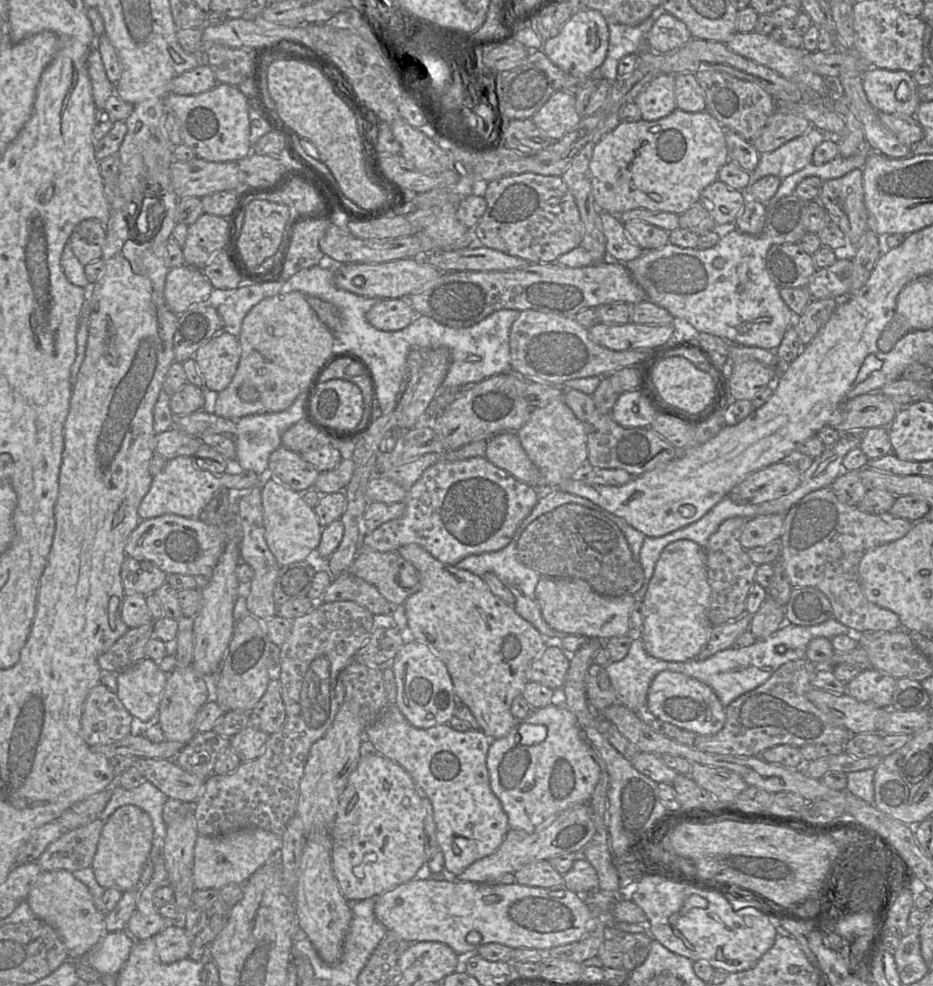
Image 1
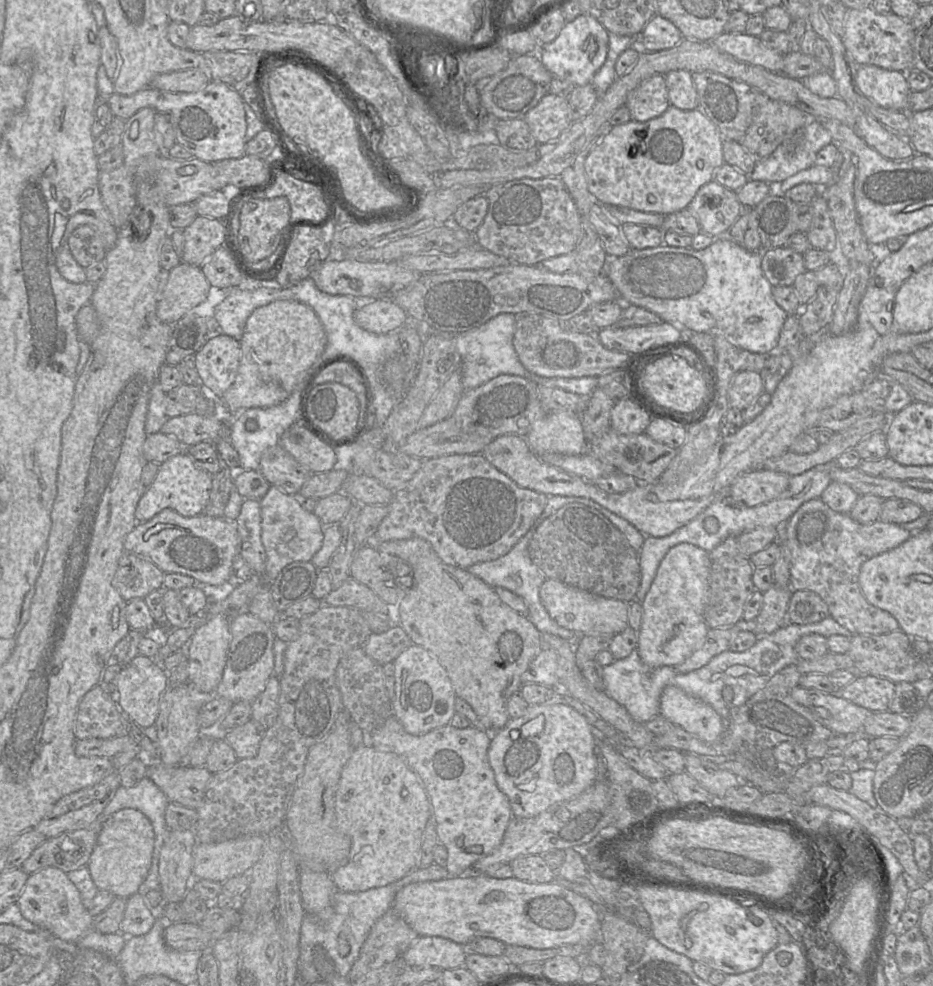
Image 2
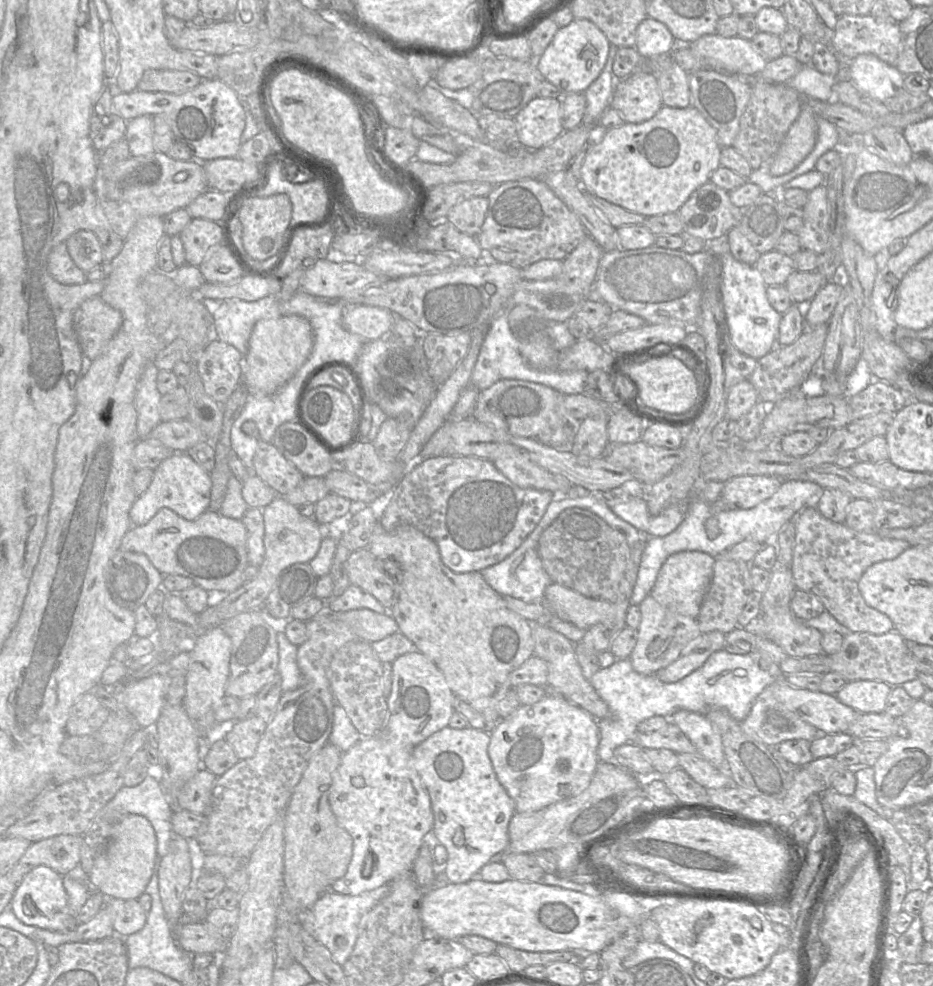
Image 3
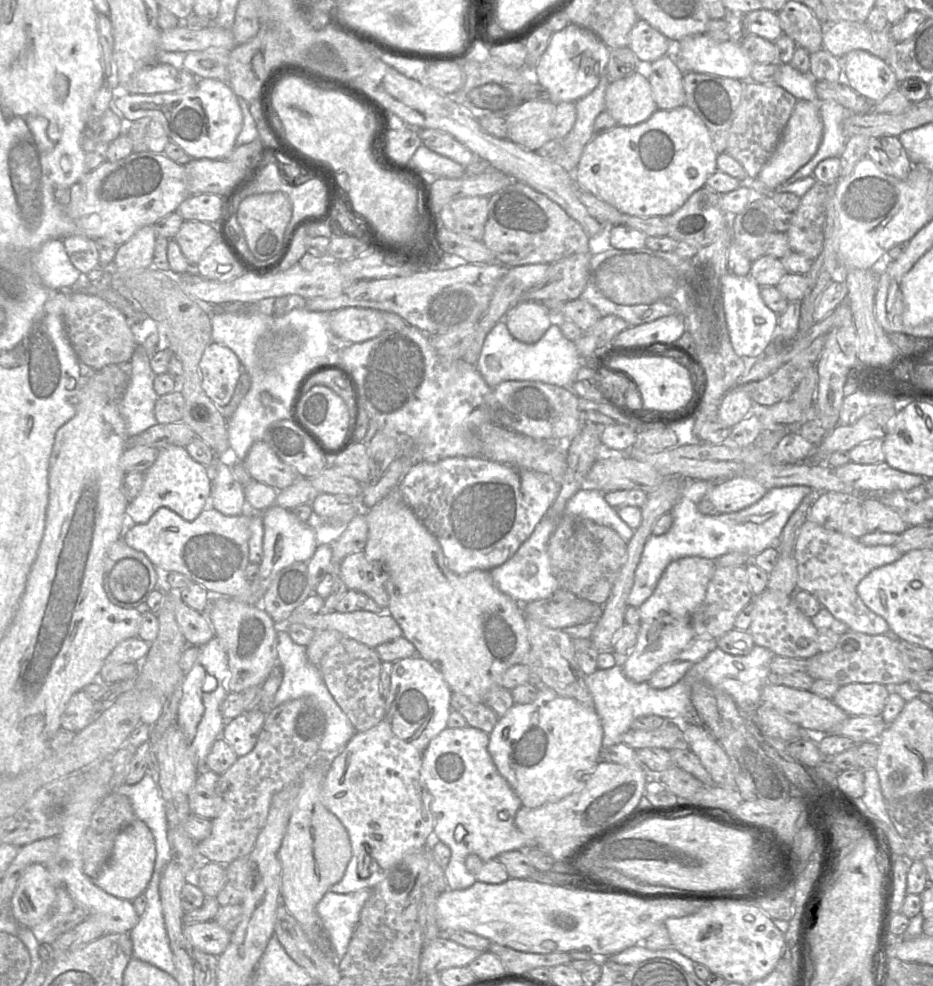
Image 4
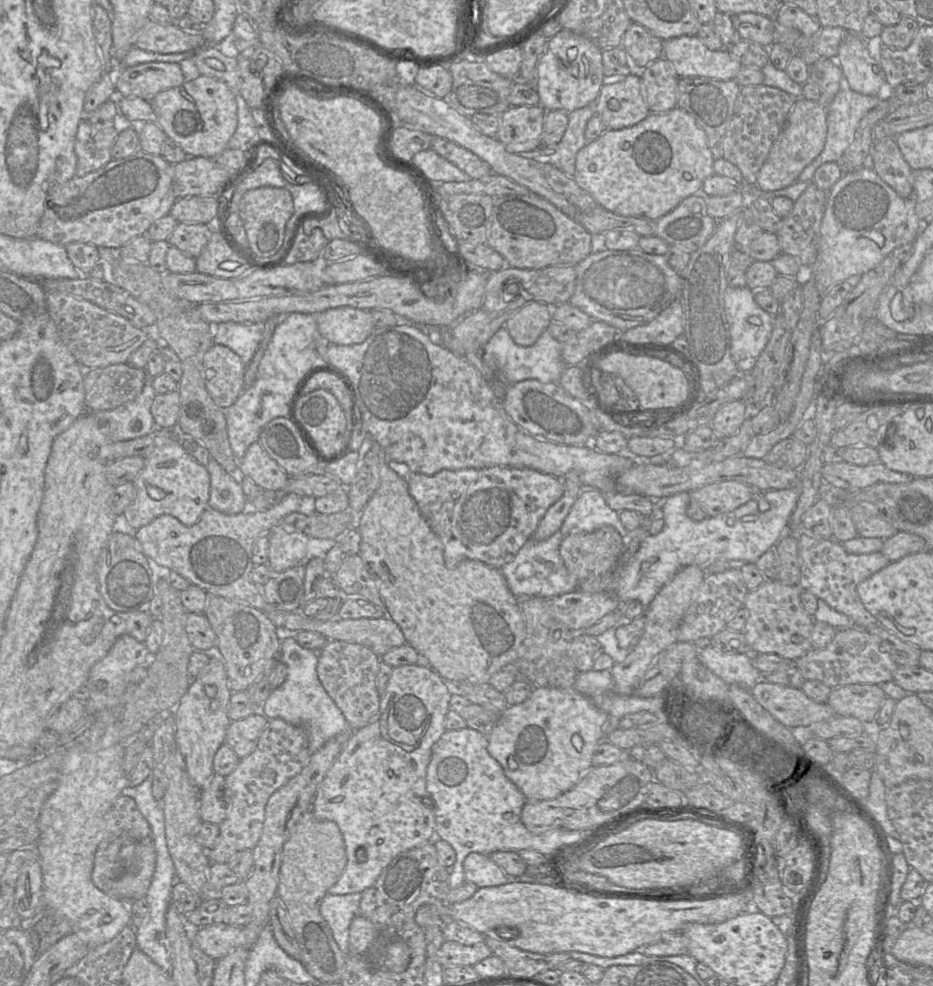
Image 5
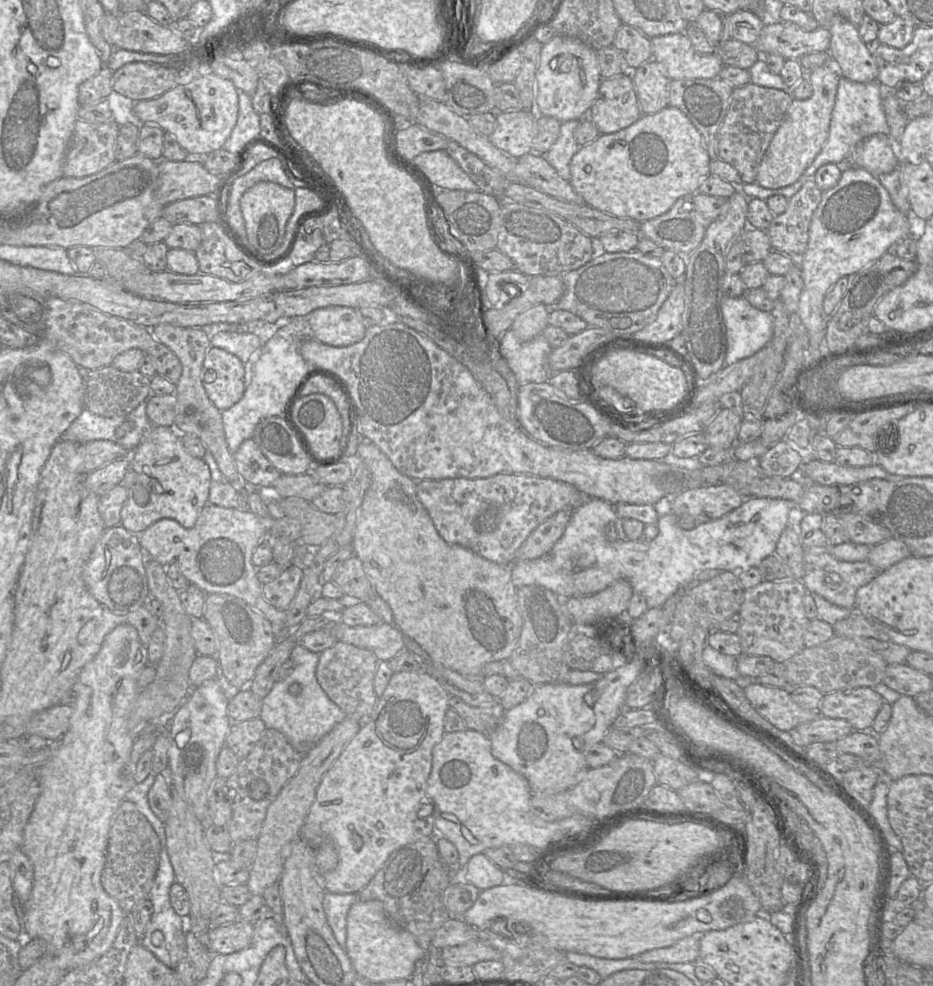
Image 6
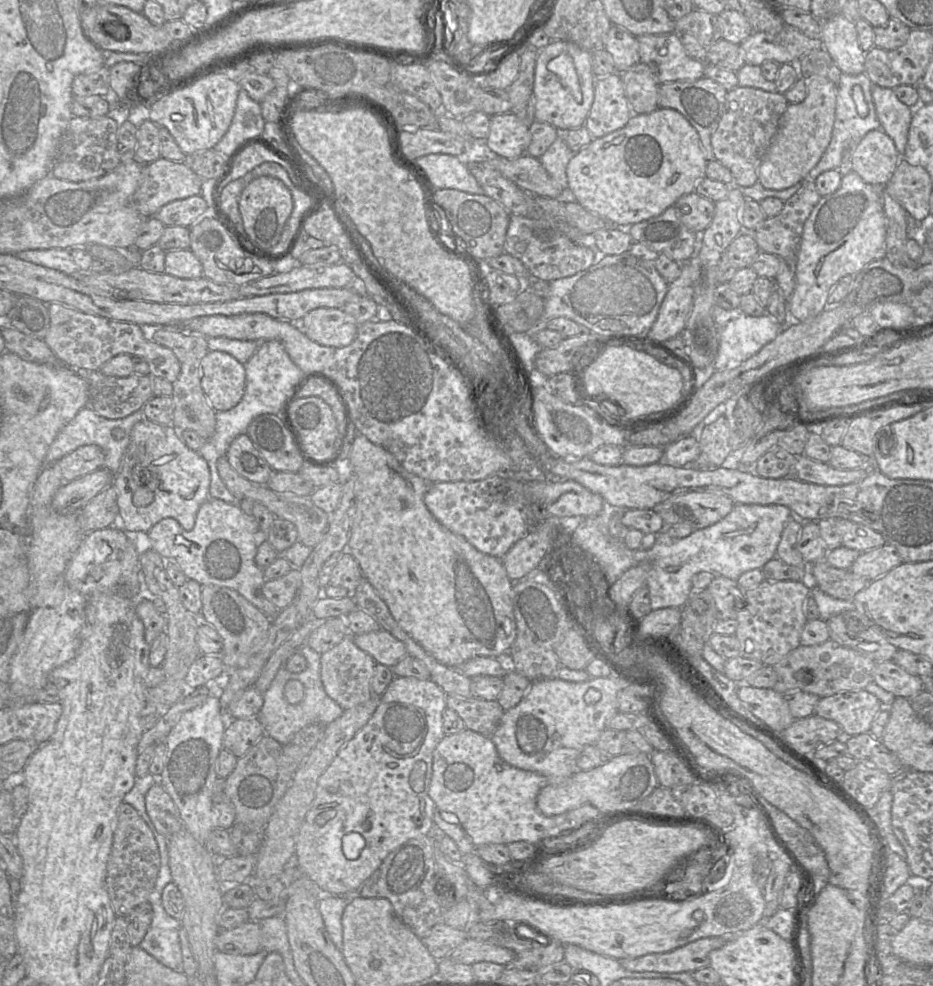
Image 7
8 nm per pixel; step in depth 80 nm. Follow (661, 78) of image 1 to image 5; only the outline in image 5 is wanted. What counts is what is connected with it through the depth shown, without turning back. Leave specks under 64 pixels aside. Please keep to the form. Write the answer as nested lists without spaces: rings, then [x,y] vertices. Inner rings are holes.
[[[629,74],[616,83],[603,84],[595,100],[596,114],[608,127],[608,130],[620,130],[632,127],[644,120],[651,112],[642,93],[641,77]]]

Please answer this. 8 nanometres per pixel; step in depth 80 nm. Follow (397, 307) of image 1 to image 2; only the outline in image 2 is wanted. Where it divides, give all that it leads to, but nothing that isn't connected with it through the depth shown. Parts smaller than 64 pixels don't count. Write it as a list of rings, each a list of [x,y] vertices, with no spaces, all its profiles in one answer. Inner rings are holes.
[[[377,299],[372,304],[358,309],[354,314],[356,324],[374,334],[388,334],[398,331],[410,318],[391,299]]]

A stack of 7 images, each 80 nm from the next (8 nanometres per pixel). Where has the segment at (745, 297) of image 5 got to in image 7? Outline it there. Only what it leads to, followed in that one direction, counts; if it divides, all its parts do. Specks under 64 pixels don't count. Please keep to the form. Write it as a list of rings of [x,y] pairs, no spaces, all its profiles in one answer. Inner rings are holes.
[[[714,305],[712,316],[719,334],[719,349],[712,365],[715,371],[736,367],[751,358],[763,346],[773,341],[783,329],[783,326],[767,310],[765,315],[753,317],[745,314],[740,308],[726,310]]]

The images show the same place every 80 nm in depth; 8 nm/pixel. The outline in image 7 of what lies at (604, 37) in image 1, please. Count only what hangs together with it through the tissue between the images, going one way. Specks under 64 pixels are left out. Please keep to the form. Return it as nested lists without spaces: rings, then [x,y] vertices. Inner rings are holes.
[[[551,40],[547,46],[538,50],[536,59],[533,86],[535,120],[548,123],[560,132],[582,127],[585,125],[594,101],[595,80],[596,77],[592,72],[589,51],[570,41]]]

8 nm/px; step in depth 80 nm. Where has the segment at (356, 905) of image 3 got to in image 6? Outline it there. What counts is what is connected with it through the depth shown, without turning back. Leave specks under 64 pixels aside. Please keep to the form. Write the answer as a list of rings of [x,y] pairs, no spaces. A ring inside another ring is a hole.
[[[325,892],[322,907],[327,922],[339,946],[345,950],[347,915],[351,906],[358,901],[358,894],[336,894]]]

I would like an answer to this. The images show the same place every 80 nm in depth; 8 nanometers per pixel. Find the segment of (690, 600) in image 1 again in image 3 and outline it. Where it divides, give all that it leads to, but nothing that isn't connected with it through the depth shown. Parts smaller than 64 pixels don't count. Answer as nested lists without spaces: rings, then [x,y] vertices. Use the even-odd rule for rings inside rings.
[[[682,551],[663,563],[651,592],[639,604],[641,621],[630,661],[644,675],[656,674],[683,655],[701,636],[698,614],[713,576],[714,557],[701,551]]]

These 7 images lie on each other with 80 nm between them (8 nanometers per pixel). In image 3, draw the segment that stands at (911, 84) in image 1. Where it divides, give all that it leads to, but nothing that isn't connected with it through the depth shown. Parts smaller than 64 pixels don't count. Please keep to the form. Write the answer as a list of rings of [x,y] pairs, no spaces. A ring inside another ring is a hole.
[[[860,54],[850,60],[847,77],[860,92],[882,103],[904,89],[904,75],[873,54]]]

